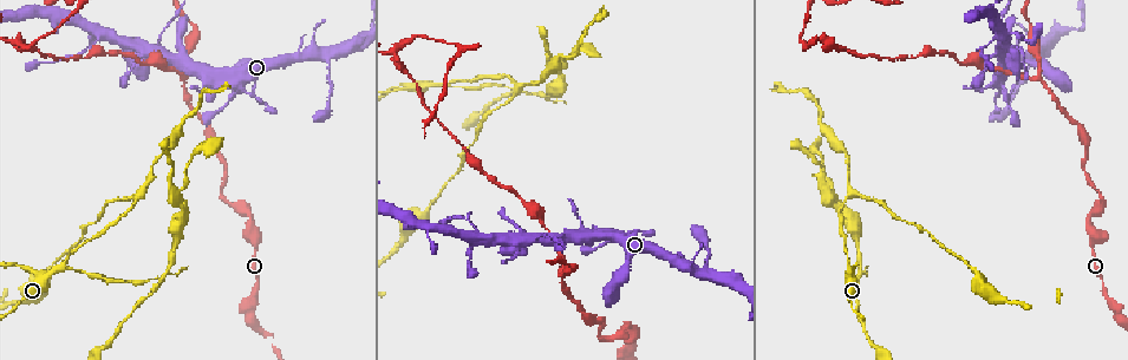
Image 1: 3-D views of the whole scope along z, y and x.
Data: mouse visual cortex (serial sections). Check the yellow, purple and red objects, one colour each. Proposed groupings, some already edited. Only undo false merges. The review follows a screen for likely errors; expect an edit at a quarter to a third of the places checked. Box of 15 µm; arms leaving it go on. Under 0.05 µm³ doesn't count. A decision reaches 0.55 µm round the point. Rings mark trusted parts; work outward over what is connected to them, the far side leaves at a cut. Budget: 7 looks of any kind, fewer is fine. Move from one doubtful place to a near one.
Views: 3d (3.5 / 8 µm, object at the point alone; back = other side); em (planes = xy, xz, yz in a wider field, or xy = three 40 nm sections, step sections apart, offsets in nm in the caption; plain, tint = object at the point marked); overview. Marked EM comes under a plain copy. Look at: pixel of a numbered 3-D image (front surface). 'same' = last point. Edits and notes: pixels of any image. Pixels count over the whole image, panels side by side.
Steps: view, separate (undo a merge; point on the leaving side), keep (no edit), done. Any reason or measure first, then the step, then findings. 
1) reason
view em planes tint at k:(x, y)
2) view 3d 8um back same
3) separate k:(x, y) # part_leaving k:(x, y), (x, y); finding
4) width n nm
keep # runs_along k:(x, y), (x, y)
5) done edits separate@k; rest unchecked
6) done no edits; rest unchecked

abrupt turn
view 3d 3.5um at 1:(1103, 201)

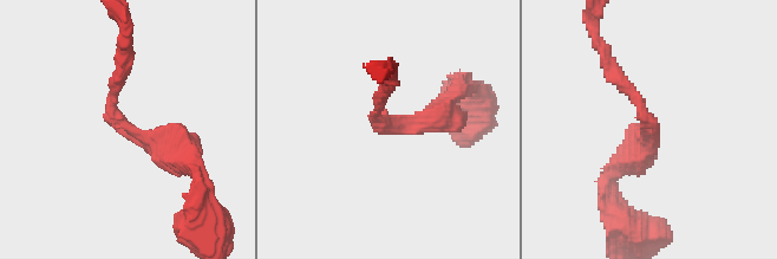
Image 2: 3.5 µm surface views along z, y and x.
arm_widths 150, 250 nm
view em xy step 1 tint at 2:(654, 136)

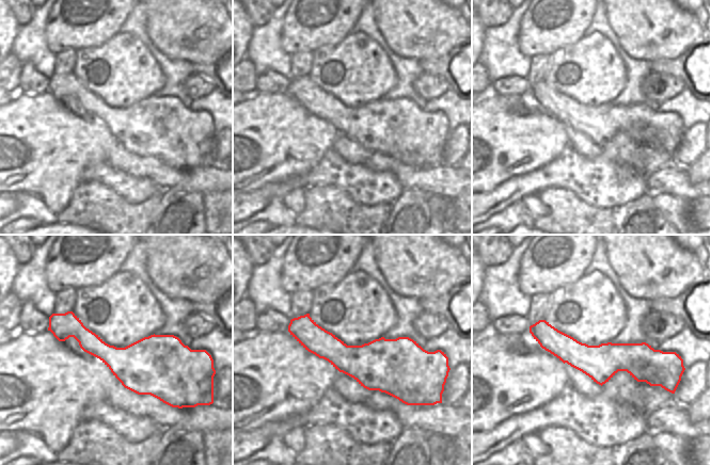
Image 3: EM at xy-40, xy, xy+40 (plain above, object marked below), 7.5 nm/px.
keep # runs_along 3:(532, 329), (586, 358), (662, 361); one cell here

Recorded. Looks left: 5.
a narrow waist
view 3d 3.5um at 1:(59, 269)

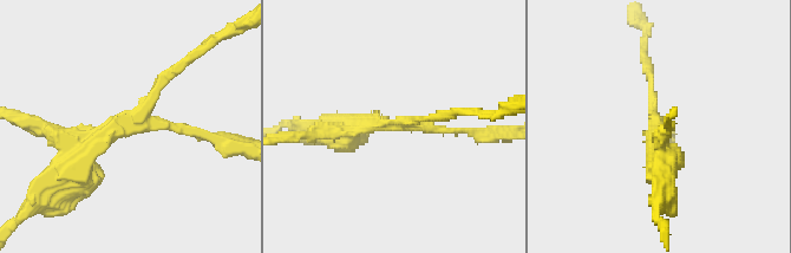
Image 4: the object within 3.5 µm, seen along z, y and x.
arms 3; arm_widths 100, 100, 350 nm; shape alone is not enough
view em planes tint at 4:(657, 121)

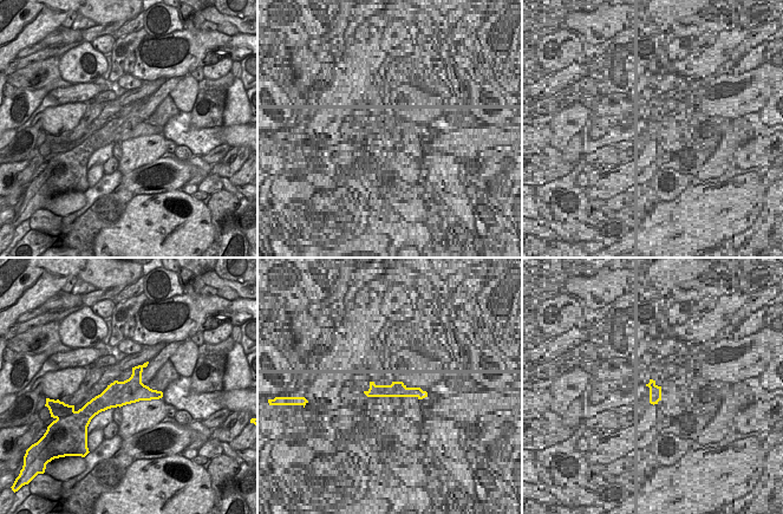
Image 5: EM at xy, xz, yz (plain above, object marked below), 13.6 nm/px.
separate 4:(189, 130) # part_leaving 4:(144, 124), (188, 128), (242, 147); a second cell is stuck on

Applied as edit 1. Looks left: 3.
view overview

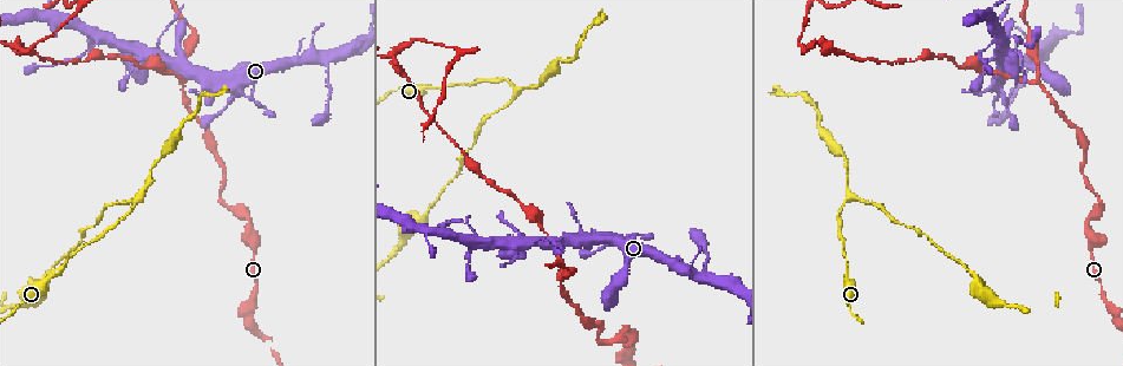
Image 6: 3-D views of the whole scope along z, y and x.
branch point
view 3d 3.5um at 6:(185, 83)

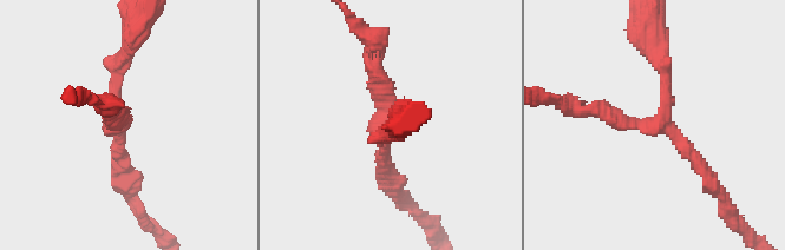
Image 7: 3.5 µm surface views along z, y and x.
arms 3; arm_widths 200, 200, 200 nm; need the tissue
view em xy step 2 tint at 7:(665, 123)

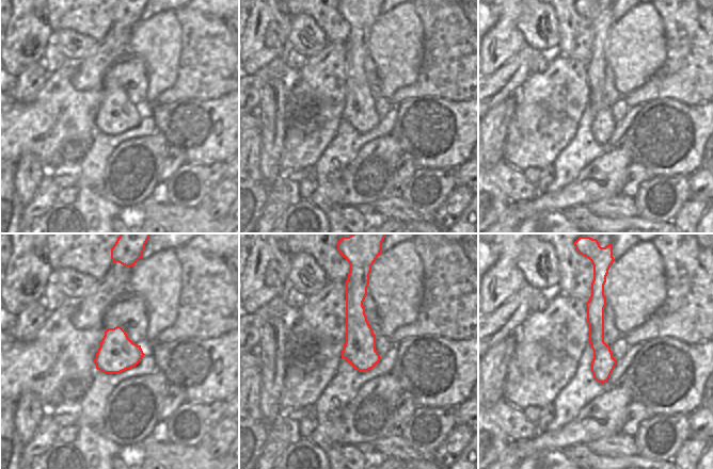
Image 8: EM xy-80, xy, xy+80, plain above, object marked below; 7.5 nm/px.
keep # runs_along 7:(715, 188), (665, 123), (591, 112); all the same cell

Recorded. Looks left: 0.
done edits separate@4; rest unchecked

